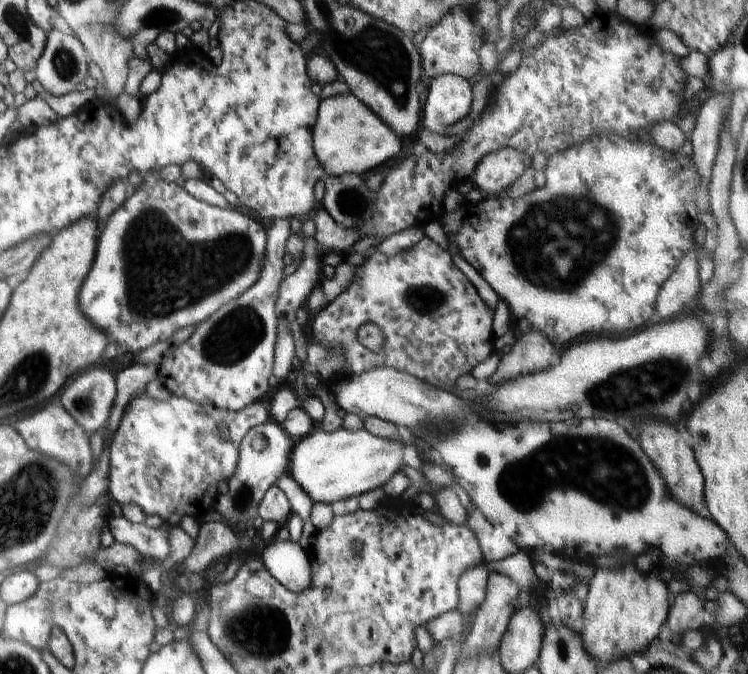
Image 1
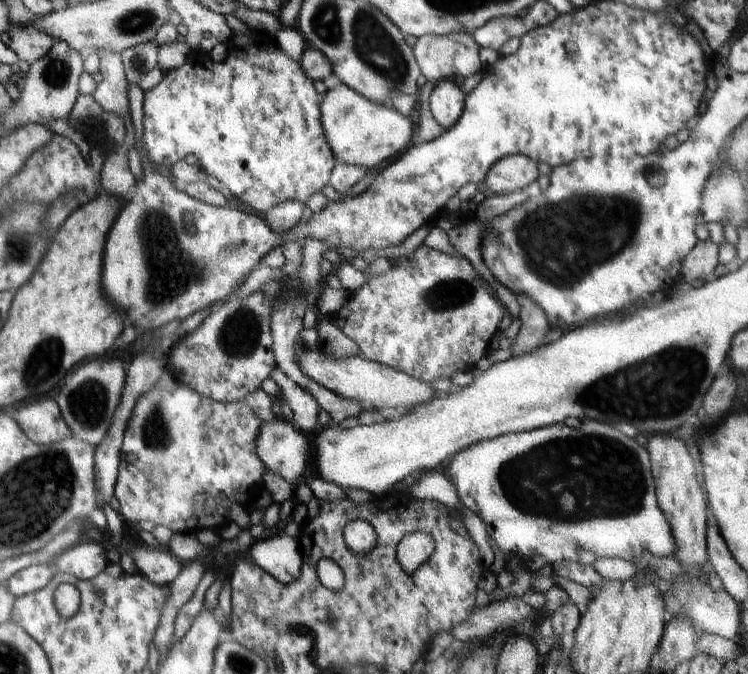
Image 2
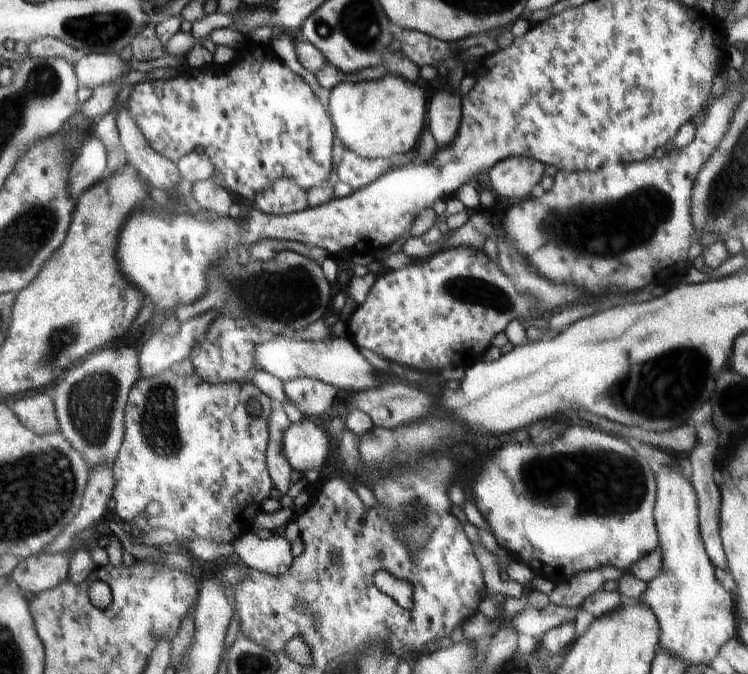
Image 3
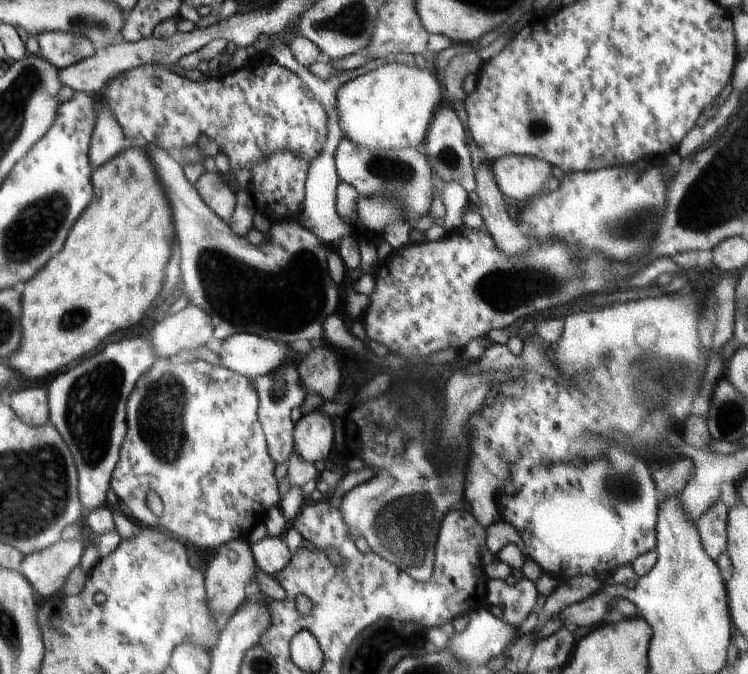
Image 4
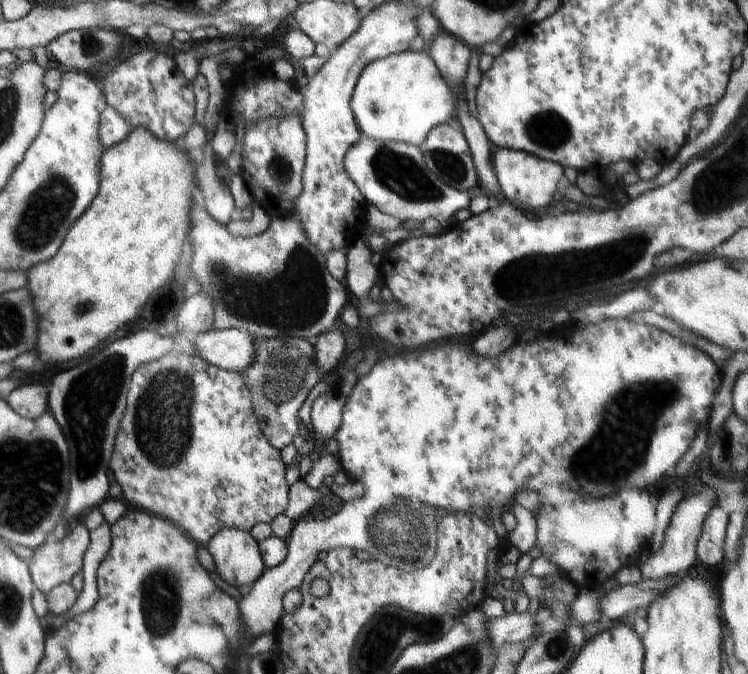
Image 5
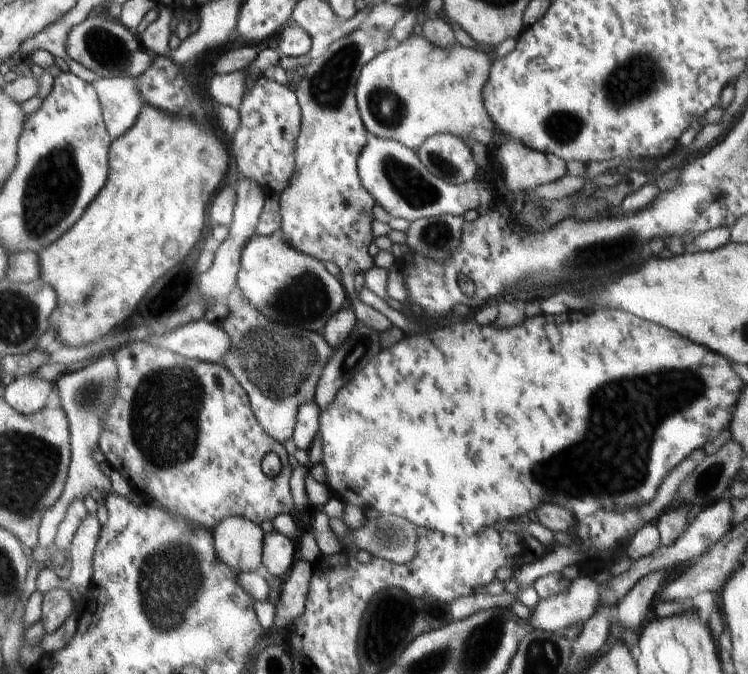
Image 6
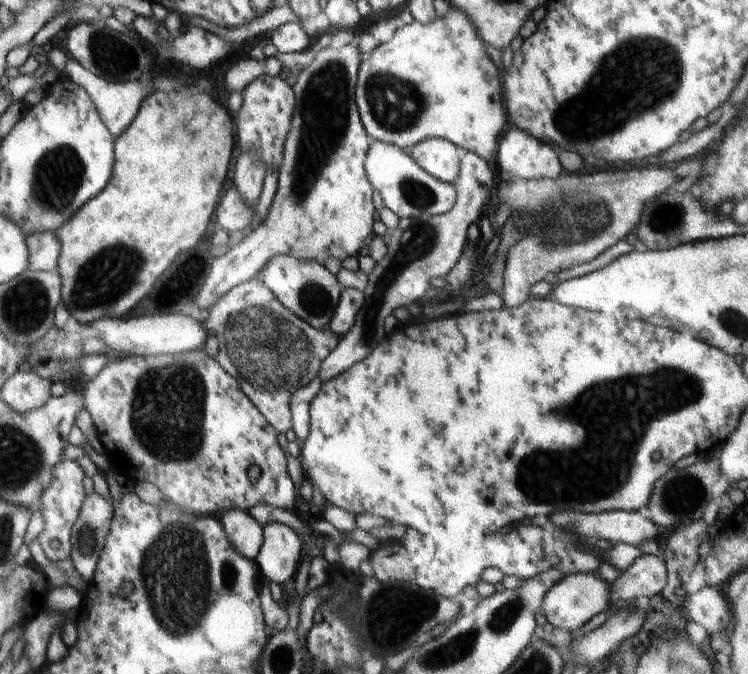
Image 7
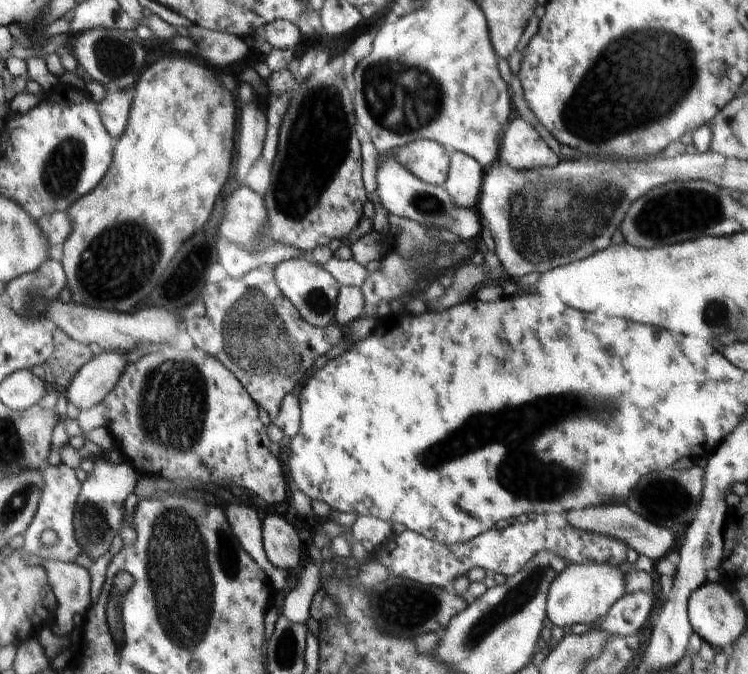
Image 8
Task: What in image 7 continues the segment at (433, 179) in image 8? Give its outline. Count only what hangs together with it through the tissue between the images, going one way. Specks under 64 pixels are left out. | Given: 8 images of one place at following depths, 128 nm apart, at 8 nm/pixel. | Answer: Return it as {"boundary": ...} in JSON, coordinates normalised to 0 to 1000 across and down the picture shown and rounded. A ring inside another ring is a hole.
{"boundary":[[[576,203],[543,224],[578,264],[598,273],[607,273],[612,267],[616,223],[610,214],[591,205]]]}

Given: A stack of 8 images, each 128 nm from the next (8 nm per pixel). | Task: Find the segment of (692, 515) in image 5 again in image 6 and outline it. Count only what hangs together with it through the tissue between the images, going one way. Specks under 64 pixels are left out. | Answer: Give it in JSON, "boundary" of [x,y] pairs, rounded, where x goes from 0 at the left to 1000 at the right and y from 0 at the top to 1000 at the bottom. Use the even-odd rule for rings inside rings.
{"boundary":[[[876,846],[864,855],[860,855],[850,864],[850,866],[840,877],[834,890],[825,896],[826,908],[829,911],[829,923],[840,932],[850,932],[861,911],[865,912],[866,896],[874,887],[877,875],[884,871],[889,861],[889,847]]]}

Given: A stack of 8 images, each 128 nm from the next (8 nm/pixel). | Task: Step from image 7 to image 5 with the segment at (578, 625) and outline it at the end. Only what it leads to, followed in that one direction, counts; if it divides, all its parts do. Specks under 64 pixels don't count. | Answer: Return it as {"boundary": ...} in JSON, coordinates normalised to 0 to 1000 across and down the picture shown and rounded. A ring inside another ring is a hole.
{"boundary":[[[690,908],[670,915],[654,917],[654,947],[664,966],[675,955],[702,954],[713,939],[715,915],[709,917],[706,908],[693,912]]]}

